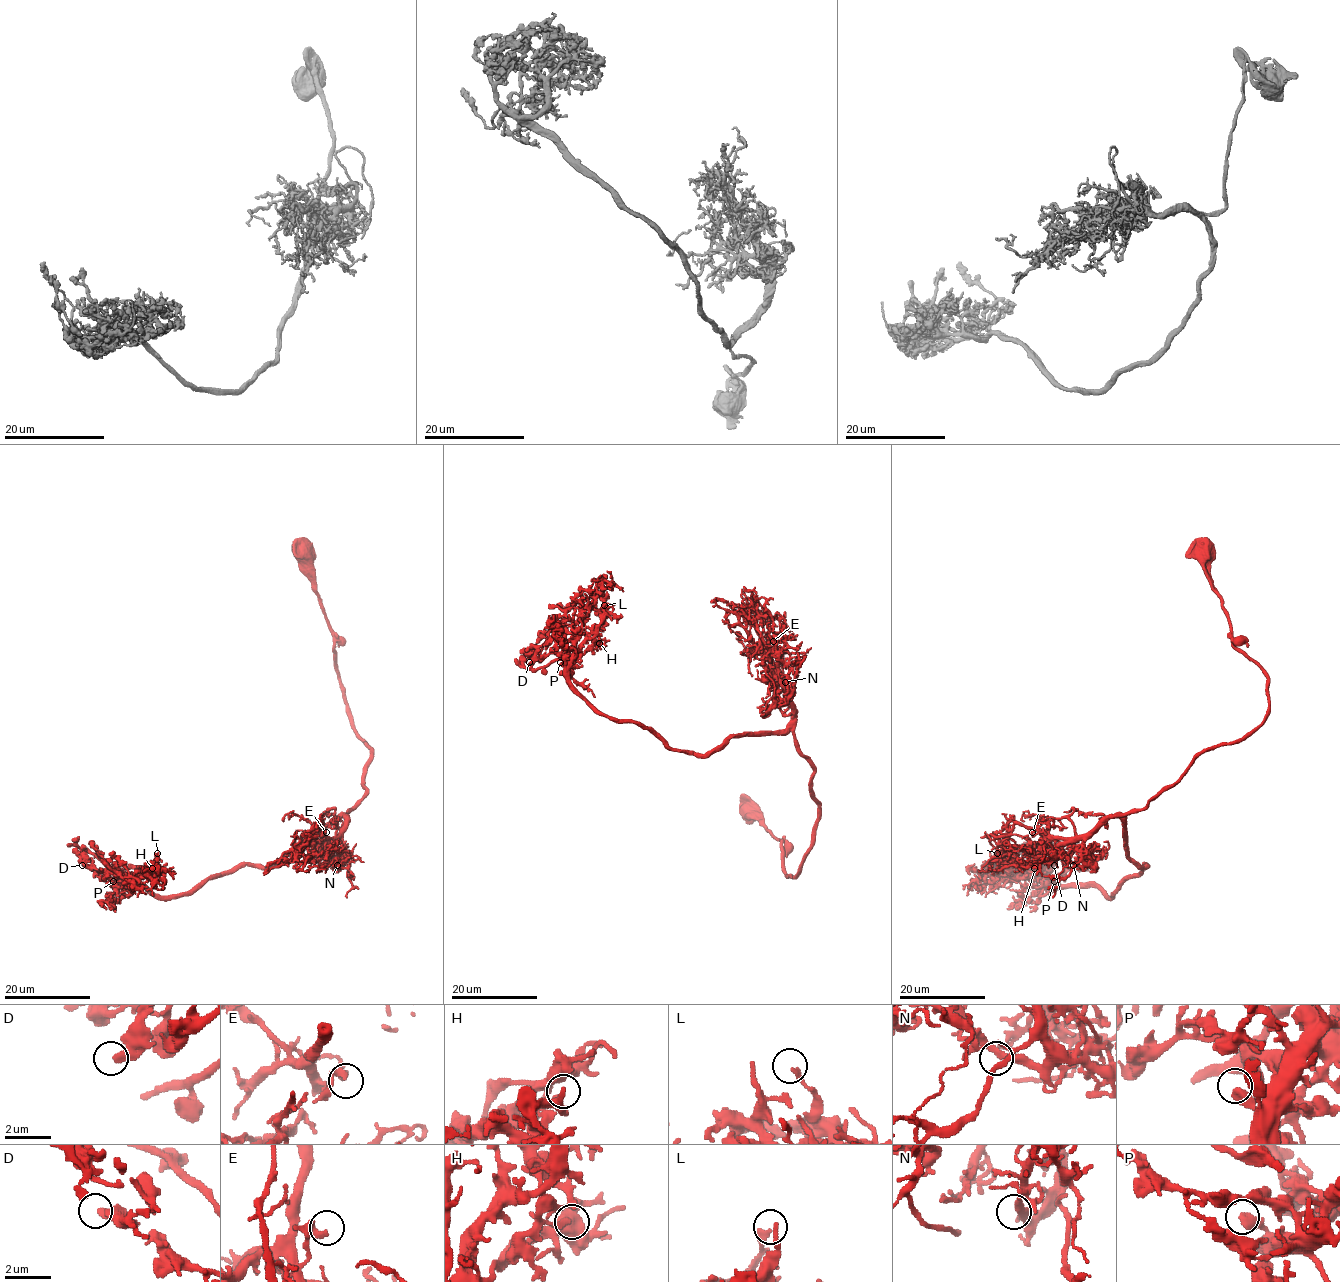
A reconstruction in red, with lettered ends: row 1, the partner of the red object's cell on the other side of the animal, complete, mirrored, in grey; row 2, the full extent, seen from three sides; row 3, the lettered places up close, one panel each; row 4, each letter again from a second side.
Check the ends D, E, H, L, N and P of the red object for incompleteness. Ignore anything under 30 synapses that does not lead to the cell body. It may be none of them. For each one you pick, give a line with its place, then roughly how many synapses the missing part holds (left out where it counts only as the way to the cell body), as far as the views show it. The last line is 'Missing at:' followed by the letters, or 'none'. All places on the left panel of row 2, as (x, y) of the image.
Missing at: none

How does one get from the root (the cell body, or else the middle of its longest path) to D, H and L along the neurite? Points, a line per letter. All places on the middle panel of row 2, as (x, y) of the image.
D: (750, 813), (793, 877), (818, 802), (791, 729), (674, 750), (580, 694), (570, 633), (529, 662)
H: (750, 813), (793, 877), (818, 808), (793, 731), (671, 749), (571, 684), (570, 663), (599, 643)
L: (750, 813), (793, 877), (818, 808), (793, 731), (733, 734), (694, 755), (600, 715), (569, 667), (604, 605)

